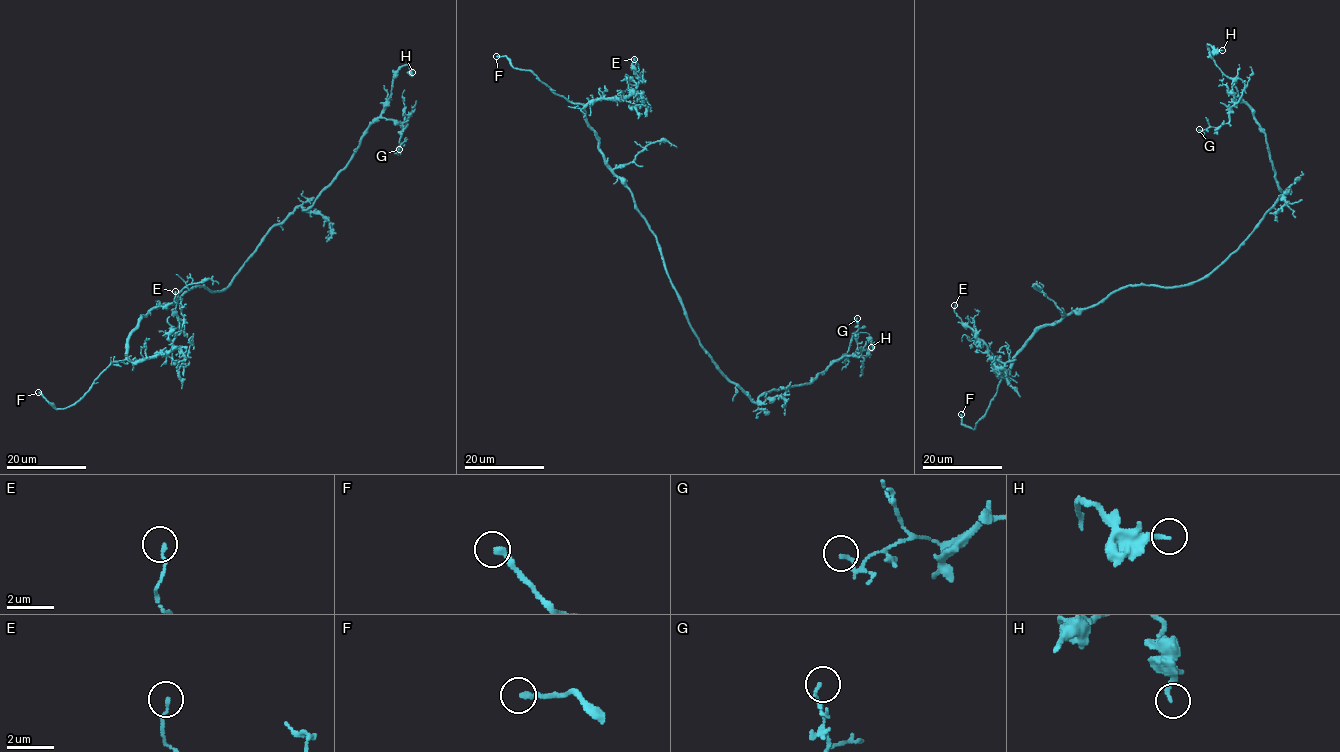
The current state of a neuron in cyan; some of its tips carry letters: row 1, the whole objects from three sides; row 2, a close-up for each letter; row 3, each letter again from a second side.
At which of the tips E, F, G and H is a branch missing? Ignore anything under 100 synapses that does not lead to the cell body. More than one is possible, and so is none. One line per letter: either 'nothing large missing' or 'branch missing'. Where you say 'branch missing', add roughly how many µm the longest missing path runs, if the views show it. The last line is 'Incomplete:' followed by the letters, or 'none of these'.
E: nothing large missing
F: branch missing; missing 10 µm
G: nothing large missing
H: nothing large missing
Incomplete: F

